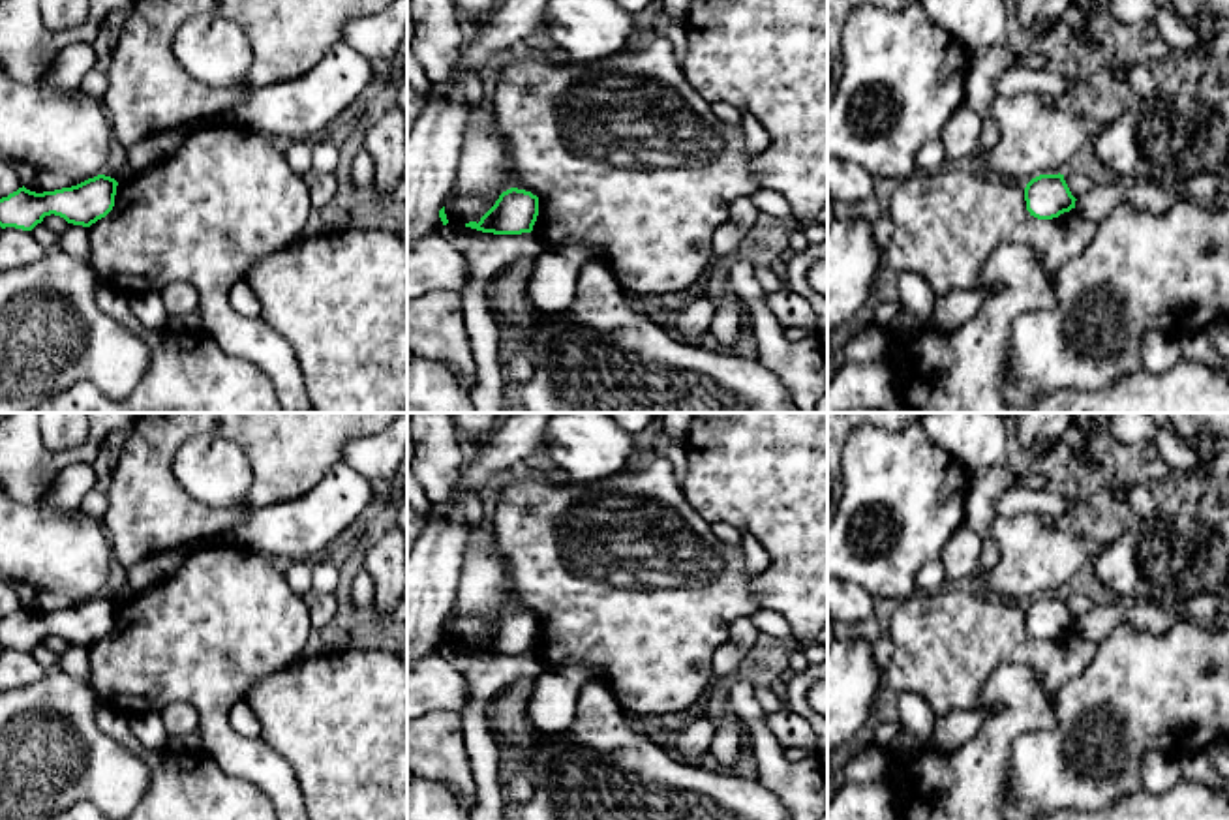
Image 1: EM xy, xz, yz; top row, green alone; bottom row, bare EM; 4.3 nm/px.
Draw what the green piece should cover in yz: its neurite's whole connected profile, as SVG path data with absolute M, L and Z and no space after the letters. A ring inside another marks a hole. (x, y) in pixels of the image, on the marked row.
M1039 175L1024 188L1026 210L1038 220L1053 220L1075 208L1064 175Z

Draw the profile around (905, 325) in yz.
M903 308L888 325L888 330L901 342L908 342L923 328L923 321L919 321L910 310Z

